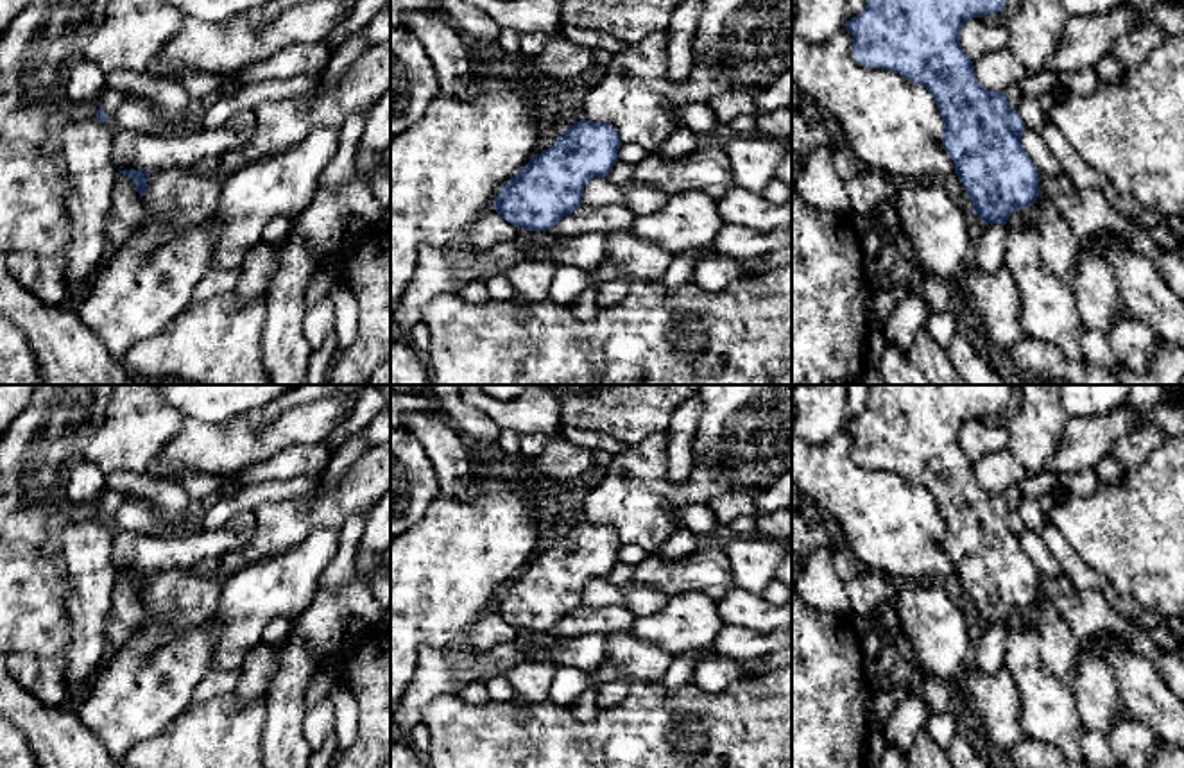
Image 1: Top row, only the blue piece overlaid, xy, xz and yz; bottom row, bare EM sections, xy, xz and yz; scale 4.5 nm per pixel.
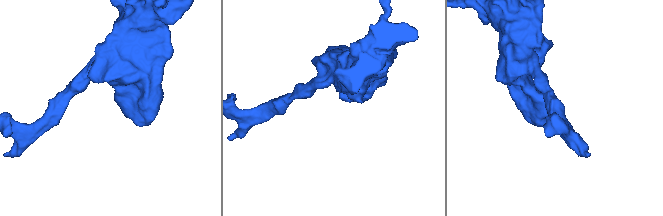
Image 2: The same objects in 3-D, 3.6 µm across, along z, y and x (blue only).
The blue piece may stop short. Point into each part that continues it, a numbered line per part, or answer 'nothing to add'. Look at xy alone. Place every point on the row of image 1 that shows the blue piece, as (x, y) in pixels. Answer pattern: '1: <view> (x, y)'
nothing to add

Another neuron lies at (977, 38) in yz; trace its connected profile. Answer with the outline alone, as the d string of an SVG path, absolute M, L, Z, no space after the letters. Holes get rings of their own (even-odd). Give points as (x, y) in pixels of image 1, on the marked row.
M969 20L960 30L960 47L973 63L985 54L1007 48L1007 43L1008 34L1003 23L987 25L982 20Z

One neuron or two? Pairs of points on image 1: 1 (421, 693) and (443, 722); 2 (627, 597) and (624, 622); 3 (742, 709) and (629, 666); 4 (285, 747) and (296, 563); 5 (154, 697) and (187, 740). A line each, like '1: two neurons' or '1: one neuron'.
1: two neurons
2: two neurons
3: two neurons
4: two neurons
5: two neurons

